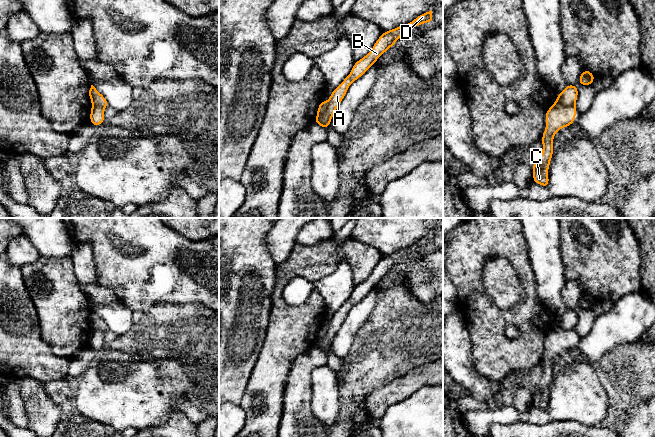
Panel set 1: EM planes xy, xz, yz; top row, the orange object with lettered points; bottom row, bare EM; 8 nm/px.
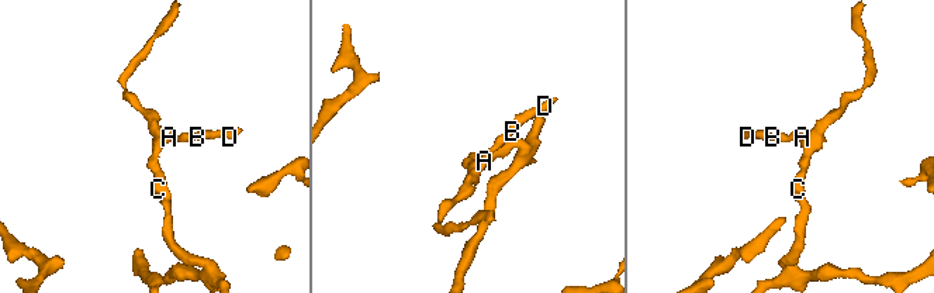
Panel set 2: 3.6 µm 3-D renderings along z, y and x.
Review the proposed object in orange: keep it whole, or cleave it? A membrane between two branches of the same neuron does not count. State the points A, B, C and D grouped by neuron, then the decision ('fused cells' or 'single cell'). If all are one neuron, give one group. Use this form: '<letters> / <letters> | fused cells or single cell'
A B D / C | fused cells

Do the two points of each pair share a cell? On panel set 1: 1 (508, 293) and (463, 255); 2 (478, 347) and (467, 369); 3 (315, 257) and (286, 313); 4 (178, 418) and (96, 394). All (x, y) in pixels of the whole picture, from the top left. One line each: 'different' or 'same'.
1: different
2: different
3: same
4: different

